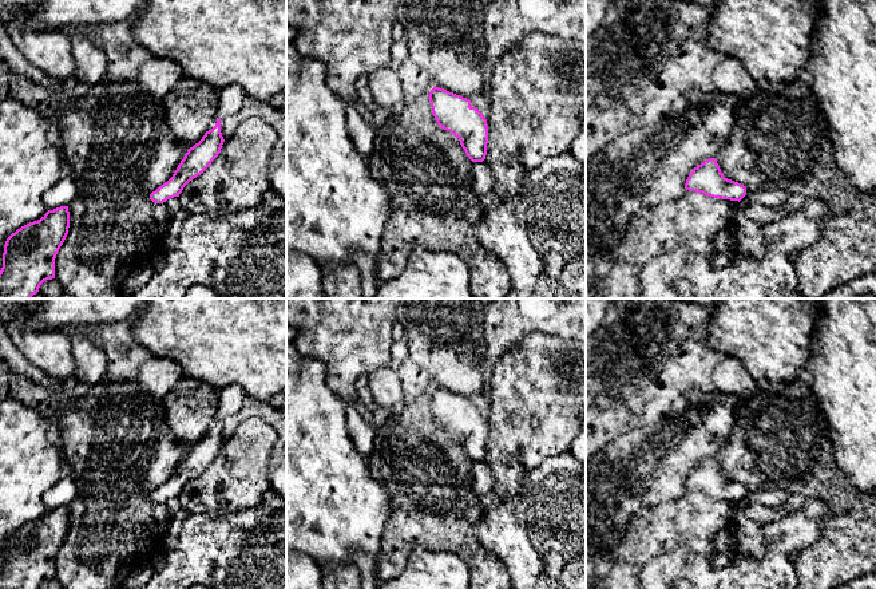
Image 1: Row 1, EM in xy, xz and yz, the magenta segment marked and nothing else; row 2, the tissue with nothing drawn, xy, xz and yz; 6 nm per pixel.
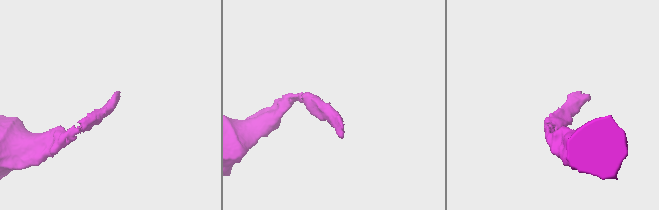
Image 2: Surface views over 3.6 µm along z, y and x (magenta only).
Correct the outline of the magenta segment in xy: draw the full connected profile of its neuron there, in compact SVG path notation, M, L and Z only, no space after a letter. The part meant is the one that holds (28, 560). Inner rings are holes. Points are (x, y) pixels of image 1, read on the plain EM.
M60 506L12 533L4 545L0 589L39 589L44 581L55 578L55 558L68 534L68 527L68 506Z

